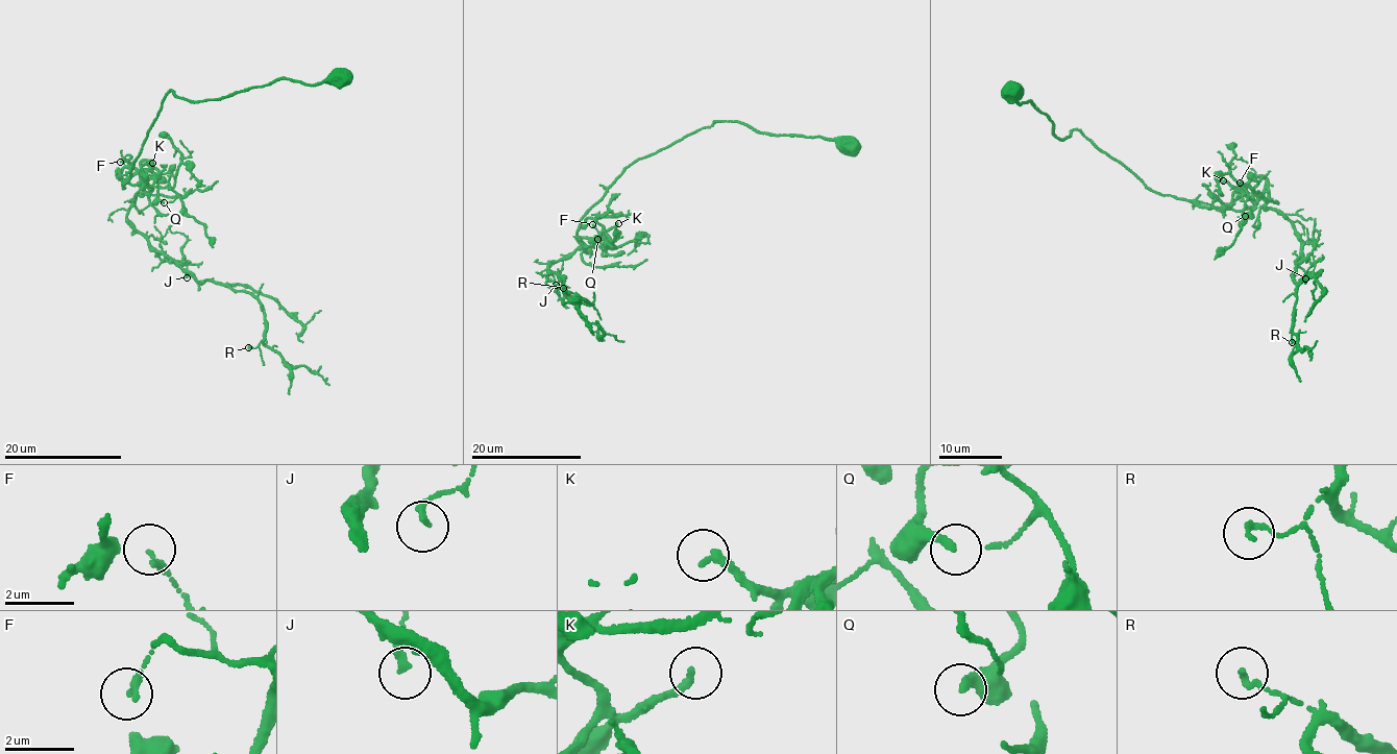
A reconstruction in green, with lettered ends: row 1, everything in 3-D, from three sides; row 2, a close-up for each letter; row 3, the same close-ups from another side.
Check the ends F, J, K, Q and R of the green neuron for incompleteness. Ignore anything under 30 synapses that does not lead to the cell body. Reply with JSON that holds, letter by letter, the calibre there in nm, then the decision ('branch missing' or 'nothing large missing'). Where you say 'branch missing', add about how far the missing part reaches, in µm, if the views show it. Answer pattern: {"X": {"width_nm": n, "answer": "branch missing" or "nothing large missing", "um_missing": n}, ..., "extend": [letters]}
{"F": {"width_nm": 200, "answer": "nothing large missing"}, "J": {"width_nm": 170, "answer": "nothing large missing"}, "K": {"width_nm": 240, "answer": "branch missing", "um_missing": 9}, "Q": {"width_nm": 170, "answer": "branch missing", "um_missing": 20}, "R": {"width_nm": 170, "answer": "nothing large missing"}, "extend": ["K", "Q"]}

